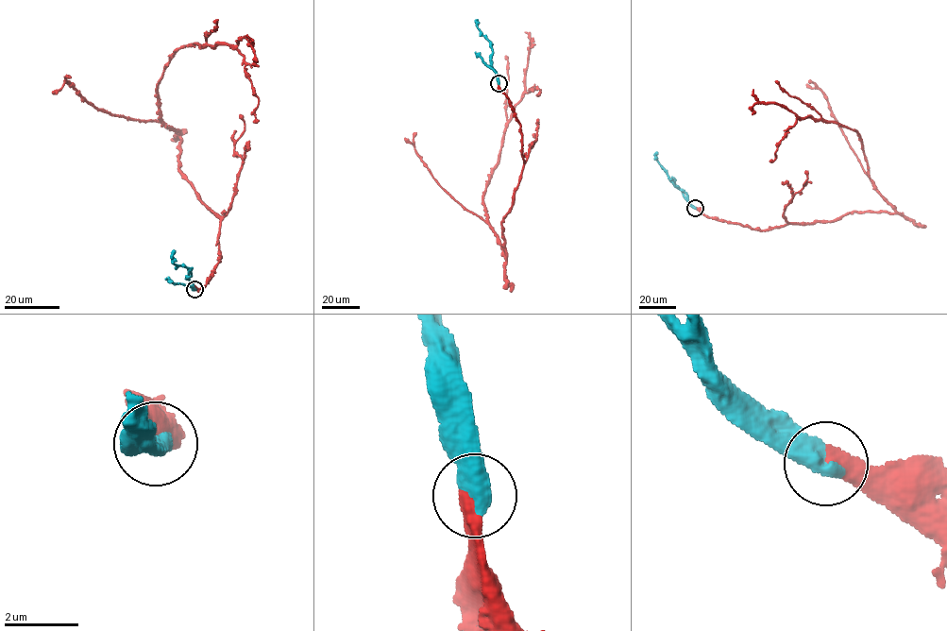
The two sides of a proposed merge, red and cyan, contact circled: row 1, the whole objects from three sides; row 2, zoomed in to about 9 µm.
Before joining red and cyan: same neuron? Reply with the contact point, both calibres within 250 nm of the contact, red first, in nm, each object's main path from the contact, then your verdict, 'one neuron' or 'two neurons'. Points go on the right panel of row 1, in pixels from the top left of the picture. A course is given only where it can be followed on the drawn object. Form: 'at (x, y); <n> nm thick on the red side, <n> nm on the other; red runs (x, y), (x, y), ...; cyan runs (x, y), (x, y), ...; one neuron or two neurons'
at (695, 208); 400 nm thick on the red side, 550 nm on the other; red runs (695, 208), (761, 230), (895, 212), (870, 178), (857, 131), (776, 103), (754, 103), (754, 112); cyan runs (695, 208), (657, 162), (656, 151); one neuron

